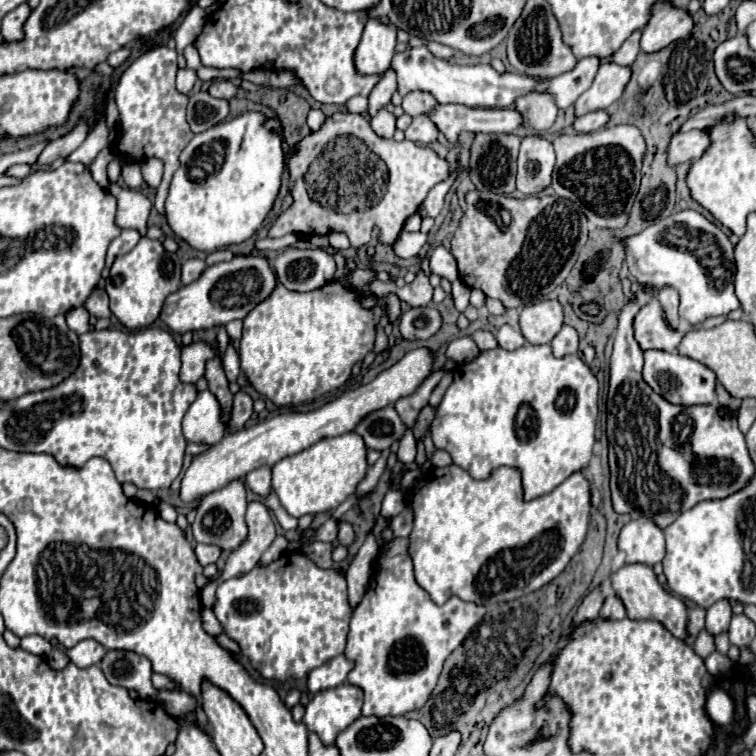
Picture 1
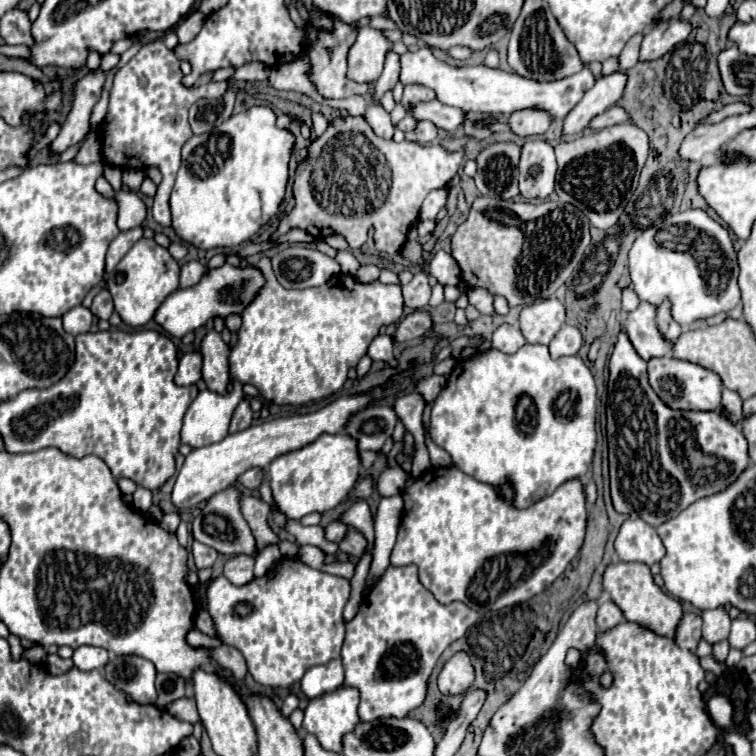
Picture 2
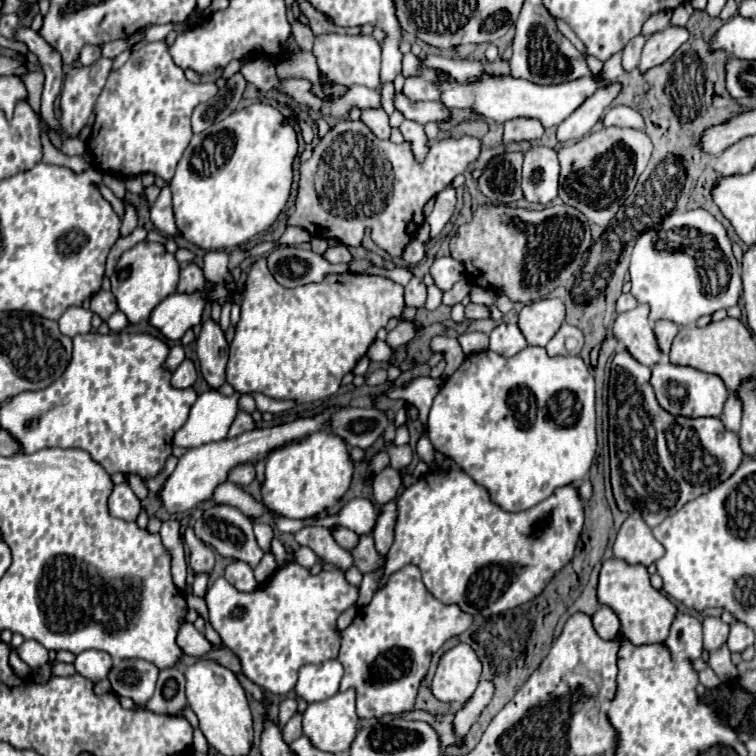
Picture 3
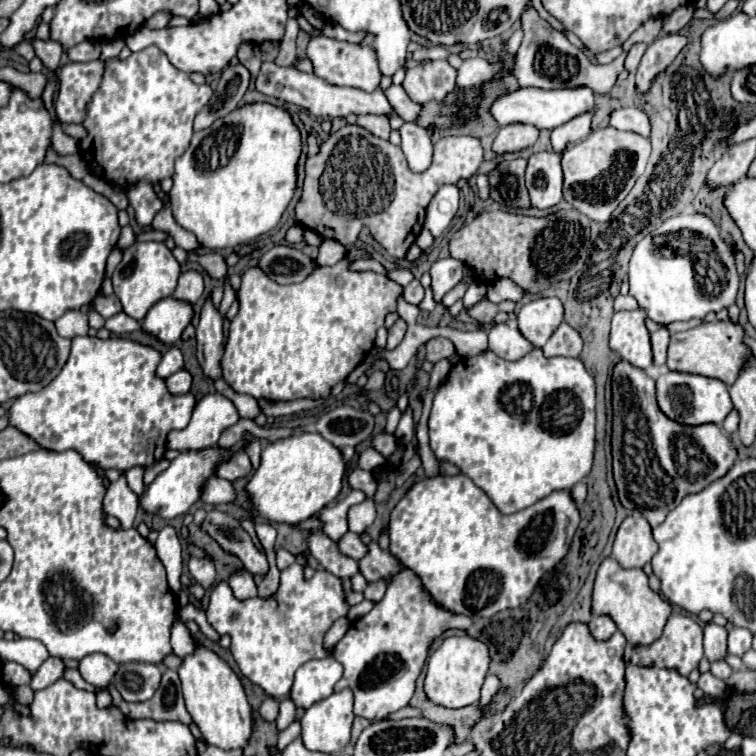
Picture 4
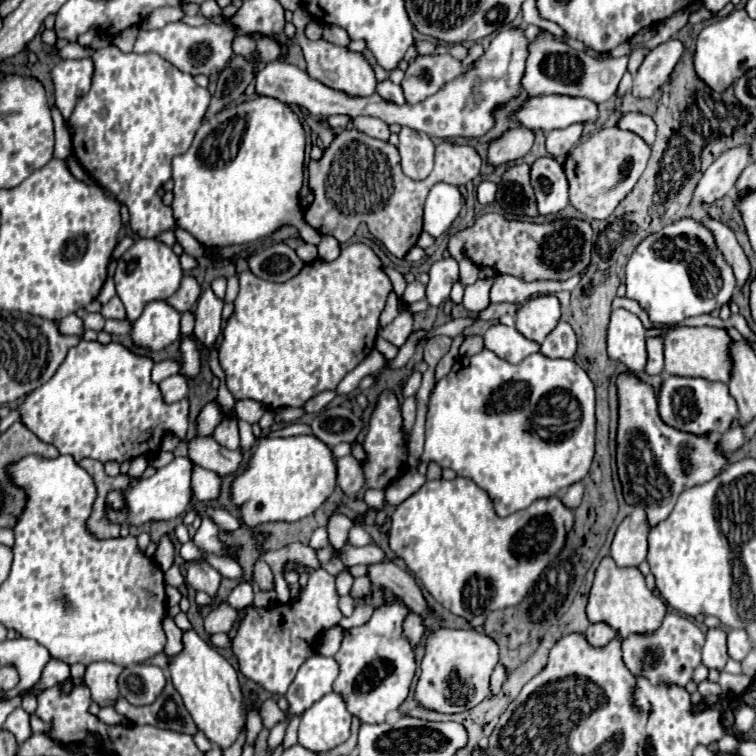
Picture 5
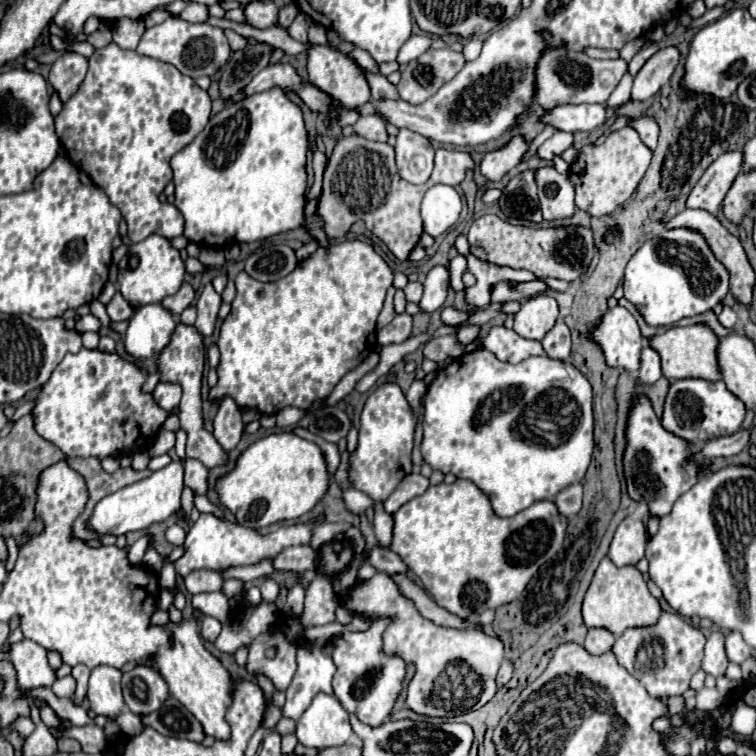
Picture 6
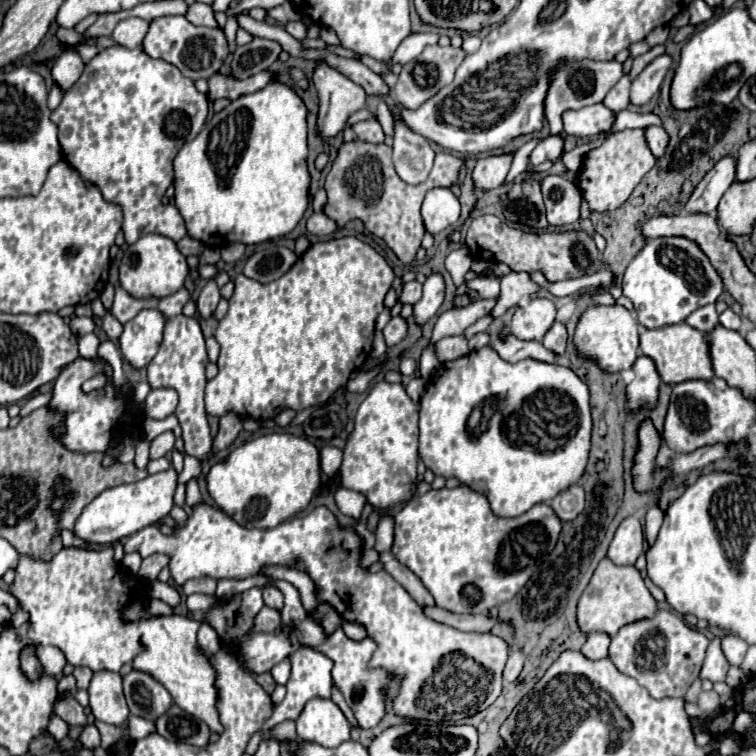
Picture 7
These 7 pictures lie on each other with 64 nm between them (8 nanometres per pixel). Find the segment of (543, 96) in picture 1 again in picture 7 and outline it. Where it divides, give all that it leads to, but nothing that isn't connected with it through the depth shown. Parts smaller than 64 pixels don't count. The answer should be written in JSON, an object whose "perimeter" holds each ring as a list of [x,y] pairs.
{"perimeter":[[[514,152],[480,158],[474,172],[472,172],[476,188],[490,190],[490,188],[500,186],[506,180],[506,174],[508,174],[508,170],[512,166],[512,160],[514,160]]]}

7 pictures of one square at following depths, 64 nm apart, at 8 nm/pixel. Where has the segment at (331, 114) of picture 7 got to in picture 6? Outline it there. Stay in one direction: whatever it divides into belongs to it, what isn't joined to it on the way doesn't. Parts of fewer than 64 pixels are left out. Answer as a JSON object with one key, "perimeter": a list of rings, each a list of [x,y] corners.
{"perimeter":[[[314,44],[308,50],[308,78],[320,90],[328,92],[332,96],[332,100],[340,108],[344,108],[344,110],[356,108],[356,106],[360,106],[360,104],[364,104],[364,102],[370,100],[370,84],[368,84],[364,68],[360,68],[360,64],[354,58],[346,56],[340,50],[332,48],[332,52],[322,52],[322,46]]]}

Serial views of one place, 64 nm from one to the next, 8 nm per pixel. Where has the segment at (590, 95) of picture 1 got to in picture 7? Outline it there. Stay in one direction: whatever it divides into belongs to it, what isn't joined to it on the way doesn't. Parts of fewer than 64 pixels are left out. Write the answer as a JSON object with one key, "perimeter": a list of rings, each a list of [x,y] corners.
{"perimeter":[[[548,136],[546,140],[542,140],[534,152],[532,152],[532,158],[530,158],[530,164],[532,166],[538,166],[546,160],[558,160],[560,154],[564,150],[564,136]]]}

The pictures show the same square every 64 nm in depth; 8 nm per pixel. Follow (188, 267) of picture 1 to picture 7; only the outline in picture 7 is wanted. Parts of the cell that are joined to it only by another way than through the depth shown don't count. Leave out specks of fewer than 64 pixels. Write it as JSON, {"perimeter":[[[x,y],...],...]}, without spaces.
{"perimeter":[[[180,288],[176,294],[172,296],[166,296],[158,302],[158,310],[166,316],[166,318],[174,318],[174,316],[180,316],[182,314],[182,308],[184,304],[190,300],[190,292],[186,288]]]}

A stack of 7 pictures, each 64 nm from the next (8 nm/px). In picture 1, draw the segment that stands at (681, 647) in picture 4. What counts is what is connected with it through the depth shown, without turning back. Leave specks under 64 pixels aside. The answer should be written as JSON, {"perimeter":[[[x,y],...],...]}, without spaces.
{"perimeter":[[[696,606],[696,608],[690,610],[690,614],[688,614],[688,640],[686,640],[686,644],[690,644],[690,646],[694,644],[698,632],[704,628],[704,616],[706,616],[706,610],[702,606]]]}

